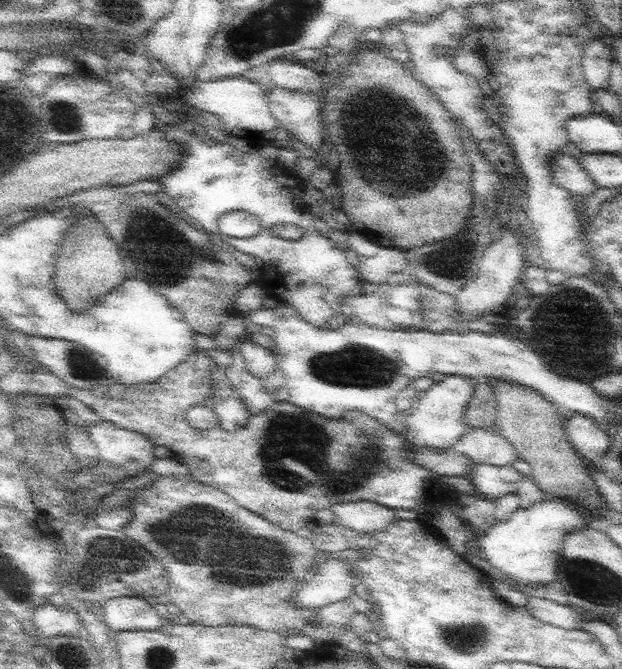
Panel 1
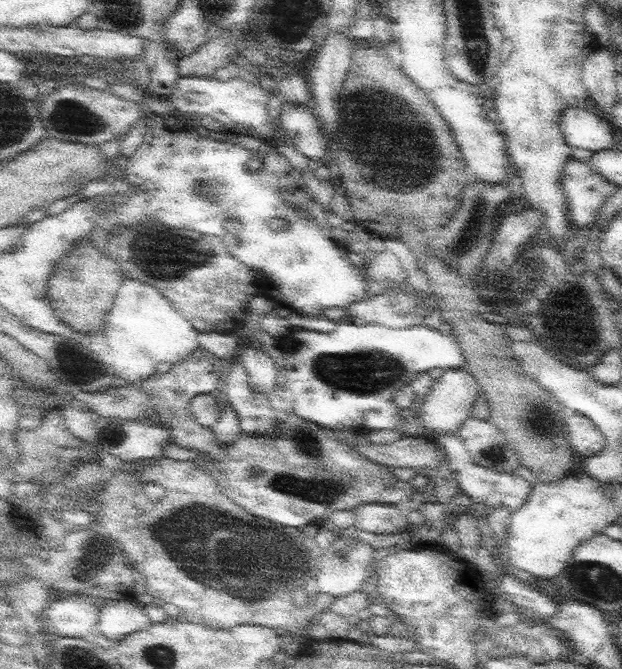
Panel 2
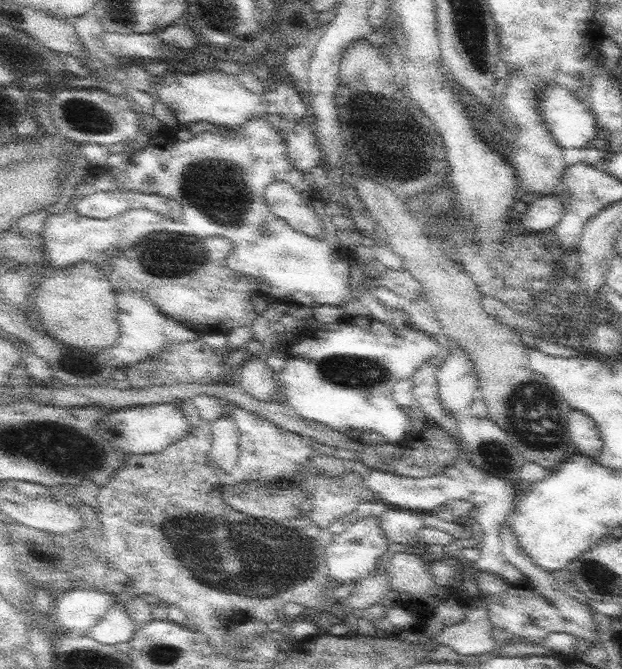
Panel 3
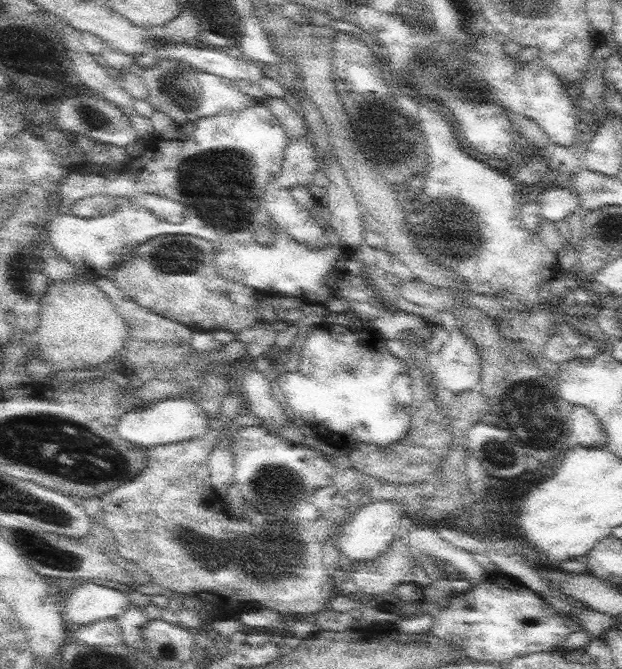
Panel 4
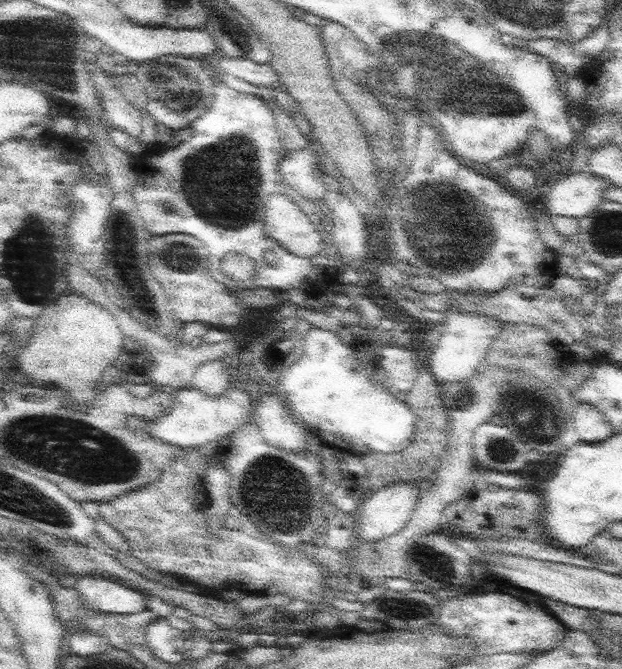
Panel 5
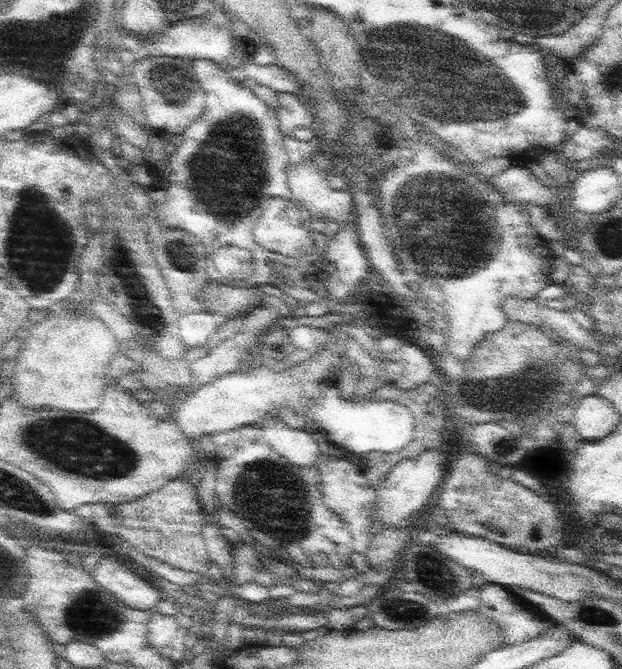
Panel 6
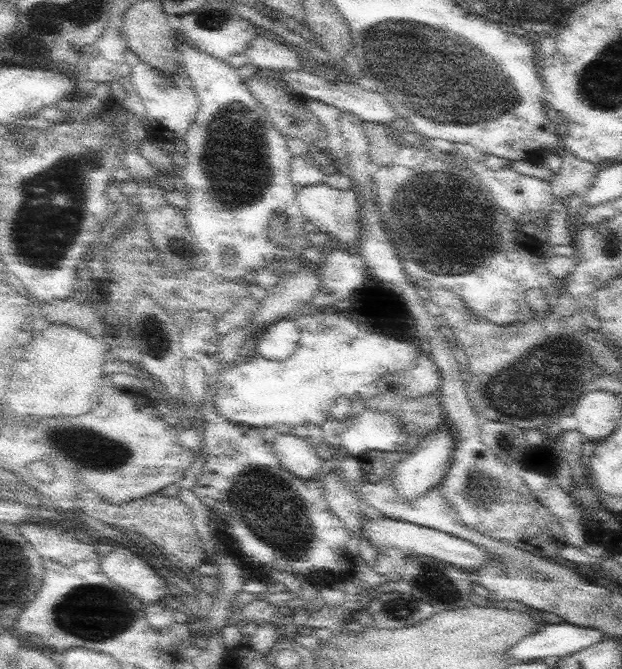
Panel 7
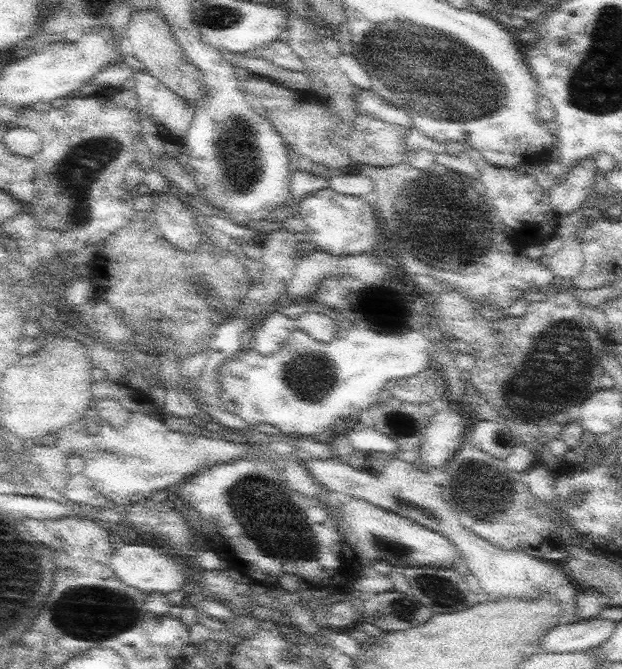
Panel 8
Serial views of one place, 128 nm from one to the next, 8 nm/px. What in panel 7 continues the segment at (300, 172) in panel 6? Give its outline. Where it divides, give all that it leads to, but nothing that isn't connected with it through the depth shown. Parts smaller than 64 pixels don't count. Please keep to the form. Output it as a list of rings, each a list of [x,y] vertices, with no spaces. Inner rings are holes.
[[[322,182],[319,185],[298,187],[296,194],[306,220],[318,226],[320,232],[330,235],[329,244],[335,243],[358,249],[362,236],[362,212],[358,194],[353,188],[340,190]]]

